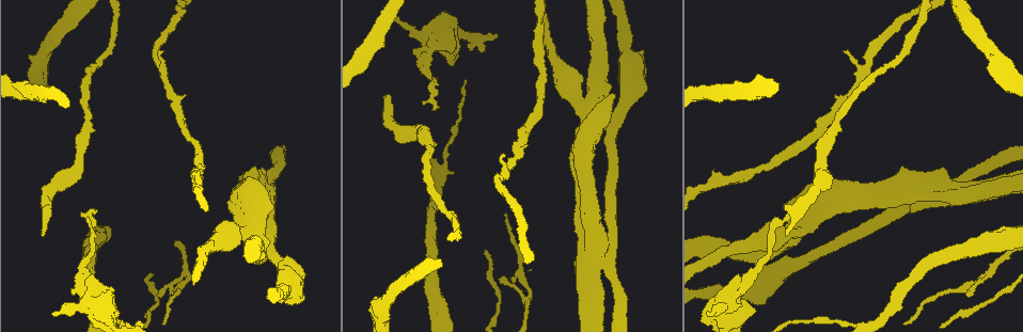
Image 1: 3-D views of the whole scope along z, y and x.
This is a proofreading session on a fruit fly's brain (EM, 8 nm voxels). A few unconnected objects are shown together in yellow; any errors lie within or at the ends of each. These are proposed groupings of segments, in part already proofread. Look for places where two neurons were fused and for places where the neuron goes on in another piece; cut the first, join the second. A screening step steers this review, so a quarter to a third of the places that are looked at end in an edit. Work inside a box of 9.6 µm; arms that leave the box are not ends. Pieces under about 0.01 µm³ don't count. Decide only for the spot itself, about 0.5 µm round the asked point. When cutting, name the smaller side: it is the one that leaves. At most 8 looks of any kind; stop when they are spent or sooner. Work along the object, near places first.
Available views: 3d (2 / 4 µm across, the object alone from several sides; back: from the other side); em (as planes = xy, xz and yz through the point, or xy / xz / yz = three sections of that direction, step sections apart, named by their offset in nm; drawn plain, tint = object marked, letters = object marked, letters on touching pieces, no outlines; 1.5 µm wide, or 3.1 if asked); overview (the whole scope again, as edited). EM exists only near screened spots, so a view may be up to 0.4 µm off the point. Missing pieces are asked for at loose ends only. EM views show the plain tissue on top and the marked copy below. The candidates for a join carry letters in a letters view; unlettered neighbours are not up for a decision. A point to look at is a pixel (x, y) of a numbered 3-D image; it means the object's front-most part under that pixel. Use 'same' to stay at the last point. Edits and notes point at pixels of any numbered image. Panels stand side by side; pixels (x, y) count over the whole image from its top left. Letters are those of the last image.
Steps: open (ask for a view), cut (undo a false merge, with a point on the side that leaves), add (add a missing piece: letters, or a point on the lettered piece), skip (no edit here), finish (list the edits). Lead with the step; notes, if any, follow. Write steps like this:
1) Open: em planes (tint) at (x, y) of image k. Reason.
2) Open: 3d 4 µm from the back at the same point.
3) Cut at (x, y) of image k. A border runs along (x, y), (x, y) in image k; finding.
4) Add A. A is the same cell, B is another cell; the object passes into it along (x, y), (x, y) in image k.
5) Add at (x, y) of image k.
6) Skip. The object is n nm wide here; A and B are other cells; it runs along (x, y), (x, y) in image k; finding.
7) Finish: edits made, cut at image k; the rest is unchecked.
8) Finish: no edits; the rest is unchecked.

Open: 3d 2 µm at (396, 17) of image 1.

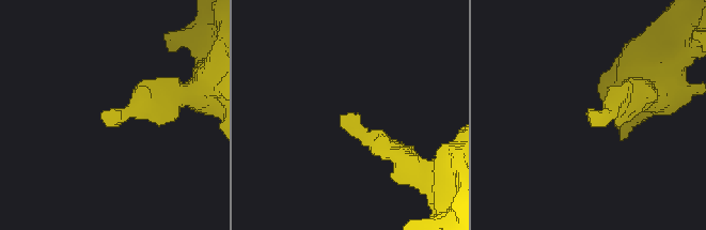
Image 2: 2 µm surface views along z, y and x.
Open: em xz step 8 (tint) at (349, 114) of image 2.

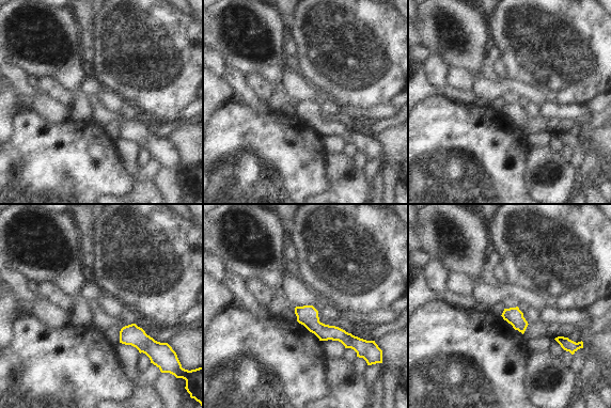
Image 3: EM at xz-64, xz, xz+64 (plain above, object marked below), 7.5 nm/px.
Open: em planes (letters) at the same point.

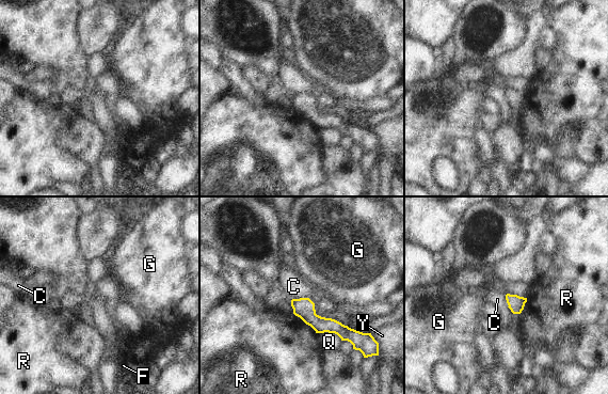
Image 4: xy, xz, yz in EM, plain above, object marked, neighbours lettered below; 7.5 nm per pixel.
Skip. The longest contact is with R, 240 nm; C, F, G, Q, R and Y are other cells; a border runs along (308, 297), (293, 298), (291, 300) in image 4; no lettered piece goes on from it.

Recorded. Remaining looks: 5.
Open: em planes (letters) at (786, 236) of image 1. An open end.

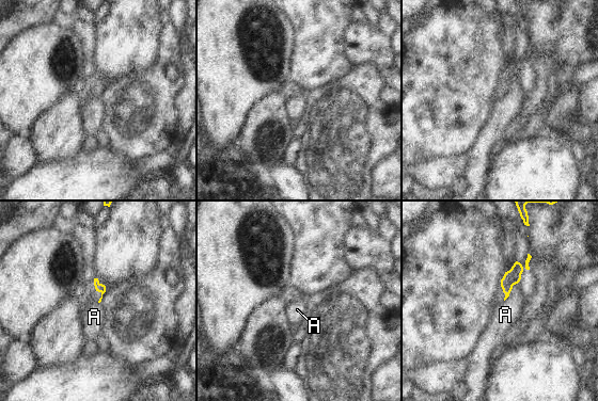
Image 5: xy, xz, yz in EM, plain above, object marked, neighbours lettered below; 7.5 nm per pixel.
Skip. A is another cell; a border runs along (518, 282), (504, 301) in image 5; none of them fits.

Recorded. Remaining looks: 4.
Open: 3d 2 µm at (157, 296) of image 1. Branch stops here.

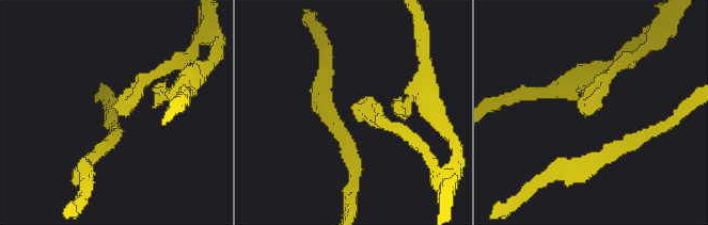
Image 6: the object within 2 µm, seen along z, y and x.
Open: em yz step 8 (letters) at (356, 114) of image 6.

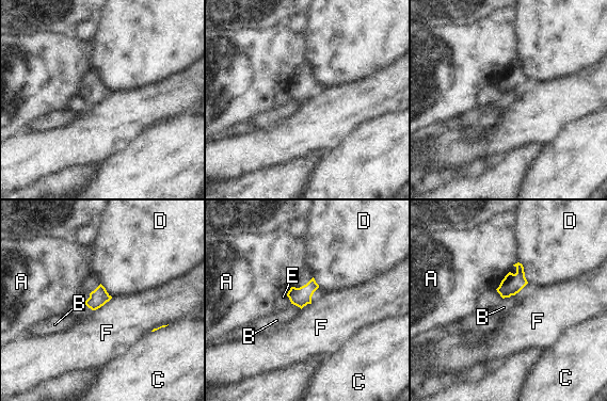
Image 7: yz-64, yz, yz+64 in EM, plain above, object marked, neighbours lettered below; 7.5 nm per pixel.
Skip. A, B, C, D, E and F are other cells; a border runs along (112, 298), (92, 310) in image 7; no lettered piece goes on from it.

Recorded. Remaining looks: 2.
Finish: no edits; the rest is unchecked.

